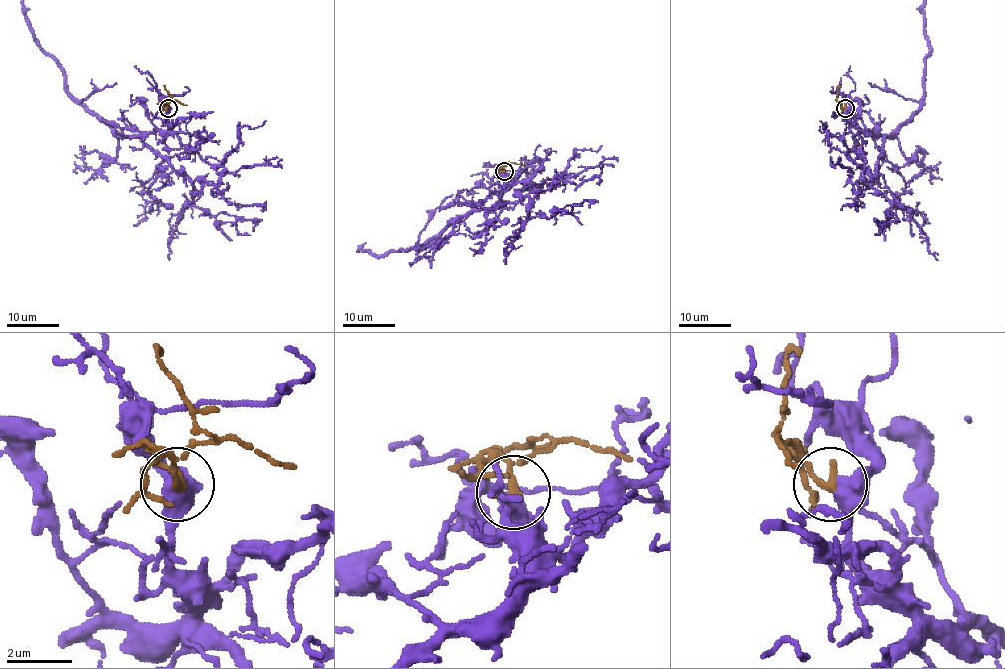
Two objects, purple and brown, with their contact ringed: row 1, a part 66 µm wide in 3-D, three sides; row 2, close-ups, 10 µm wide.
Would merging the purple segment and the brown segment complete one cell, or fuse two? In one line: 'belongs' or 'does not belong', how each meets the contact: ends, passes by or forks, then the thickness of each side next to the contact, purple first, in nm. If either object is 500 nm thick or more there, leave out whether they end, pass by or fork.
belongs | 500/280 nm

